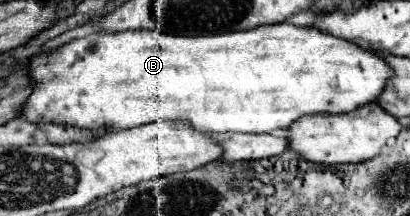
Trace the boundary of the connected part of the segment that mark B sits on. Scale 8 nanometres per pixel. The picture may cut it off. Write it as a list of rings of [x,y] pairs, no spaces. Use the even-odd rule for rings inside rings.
[[[287,22],[279,24],[263,24],[245,32],[227,32],[227,34],[202,34],[199,36],[185,36],[184,34],[172,34],[155,32],[155,30],[129,30],[129,32],[119,32],[119,34],[89,34],[79,40],[65,42],[61,50],[53,50],[51,54],[37,54],[29,66],[29,74],[35,80],[35,90],[29,96],[29,100],[23,106],[23,116],[29,122],[61,122],[61,124],[71,124],[79,128],[113,128],[113,130],[127,130],[135,128],[141,124],[157,122],[157,120],[189,120],[191,126],[199,132],[285,132],[289,126],[303,118],[303,116],[313,116],[313,114],[345,114],[351,112],[359,106],[373,104],[385,90],[387,82],[393,78],[391,66],[385,62],[385,58],[373,50],[365,50],[361,46],[355,46],[349,40],[335,38],[331,34],[325,34],[313,26],[295,26]]]

